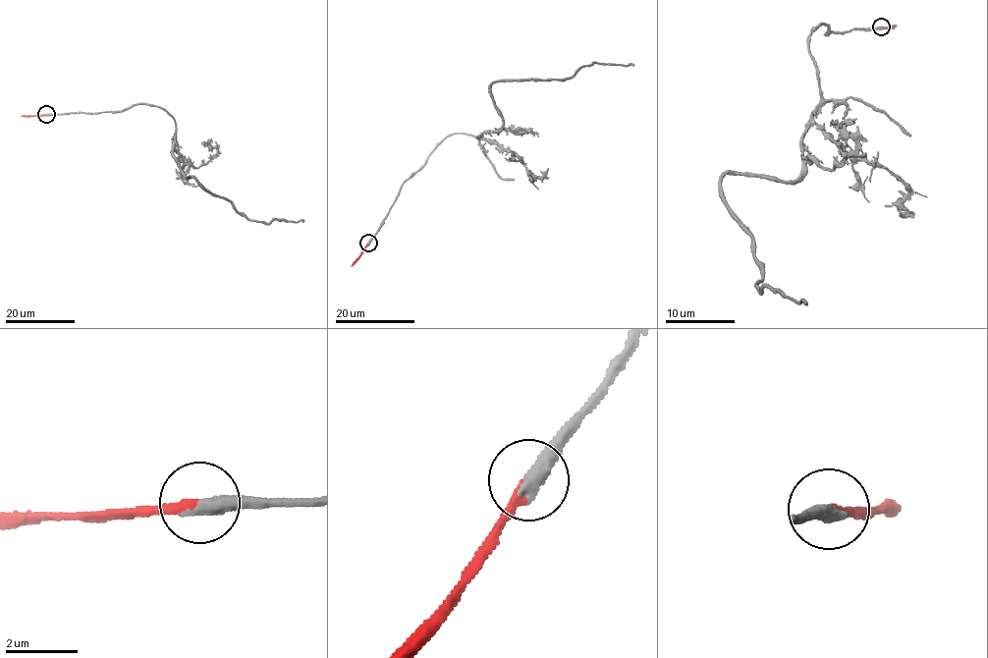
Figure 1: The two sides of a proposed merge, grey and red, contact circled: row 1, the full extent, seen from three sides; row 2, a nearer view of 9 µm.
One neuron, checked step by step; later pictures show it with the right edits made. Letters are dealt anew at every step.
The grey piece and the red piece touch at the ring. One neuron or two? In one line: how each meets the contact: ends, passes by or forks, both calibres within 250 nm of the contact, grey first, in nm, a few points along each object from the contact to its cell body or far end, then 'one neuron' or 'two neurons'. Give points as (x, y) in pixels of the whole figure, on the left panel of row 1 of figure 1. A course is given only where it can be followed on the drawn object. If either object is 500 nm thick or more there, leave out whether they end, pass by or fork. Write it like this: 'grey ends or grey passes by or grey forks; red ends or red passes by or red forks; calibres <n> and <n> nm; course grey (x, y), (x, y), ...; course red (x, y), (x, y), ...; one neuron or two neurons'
calibres 500 and 280 nm; course grey (46, 114), (159, 106), (175, 121), (173, 153), (187, 177), (226, 197), (251, 220), (302, 222); course red (46, 114), (22, 116); one neuron

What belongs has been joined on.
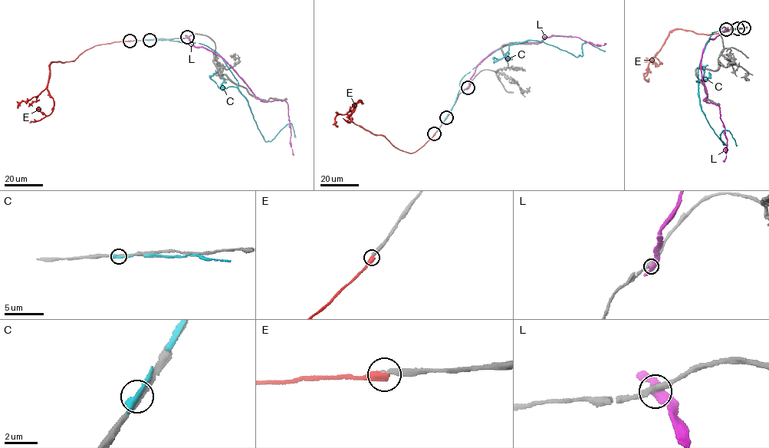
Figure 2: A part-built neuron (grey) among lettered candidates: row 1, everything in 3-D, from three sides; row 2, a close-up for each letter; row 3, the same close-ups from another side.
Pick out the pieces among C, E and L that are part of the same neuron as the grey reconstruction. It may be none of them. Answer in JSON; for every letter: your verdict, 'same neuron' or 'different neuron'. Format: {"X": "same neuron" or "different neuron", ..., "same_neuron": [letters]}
{"C": "different neuron", "E": "different neuron", "L": "different neuron", "same_neuron": []}

